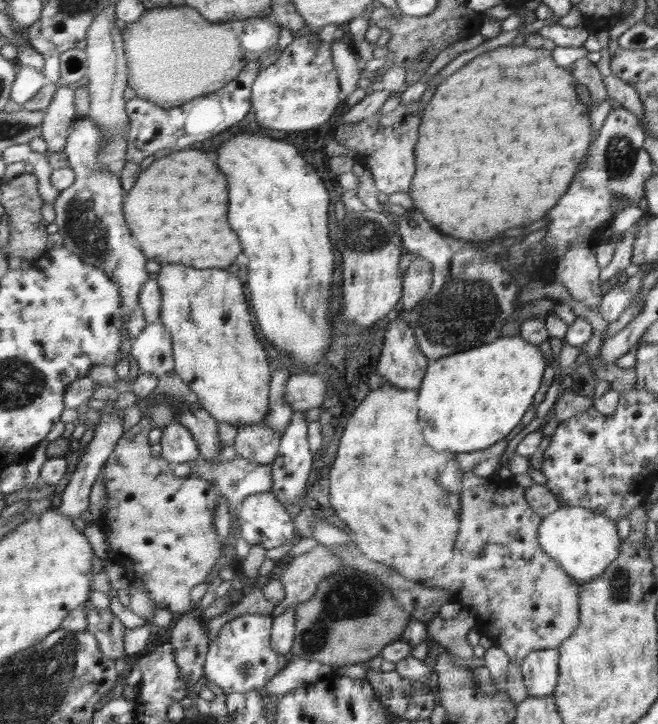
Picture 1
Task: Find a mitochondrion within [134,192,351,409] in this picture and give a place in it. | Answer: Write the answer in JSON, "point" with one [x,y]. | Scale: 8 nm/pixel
{"point":[164,397]}

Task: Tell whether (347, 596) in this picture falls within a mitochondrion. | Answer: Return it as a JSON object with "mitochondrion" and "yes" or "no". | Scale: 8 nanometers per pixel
{"mitochondrion":"yes"}

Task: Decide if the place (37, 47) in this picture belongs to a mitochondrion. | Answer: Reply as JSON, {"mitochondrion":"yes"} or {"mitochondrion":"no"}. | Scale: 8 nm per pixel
{"mitochondrion":"no"}

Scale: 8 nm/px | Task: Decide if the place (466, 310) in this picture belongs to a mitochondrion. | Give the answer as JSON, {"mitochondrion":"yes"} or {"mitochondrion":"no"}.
{"mitochondrion":"yes"}

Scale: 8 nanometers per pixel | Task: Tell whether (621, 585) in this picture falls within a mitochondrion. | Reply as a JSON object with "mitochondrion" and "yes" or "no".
{"mitochondrion":"yes"}

